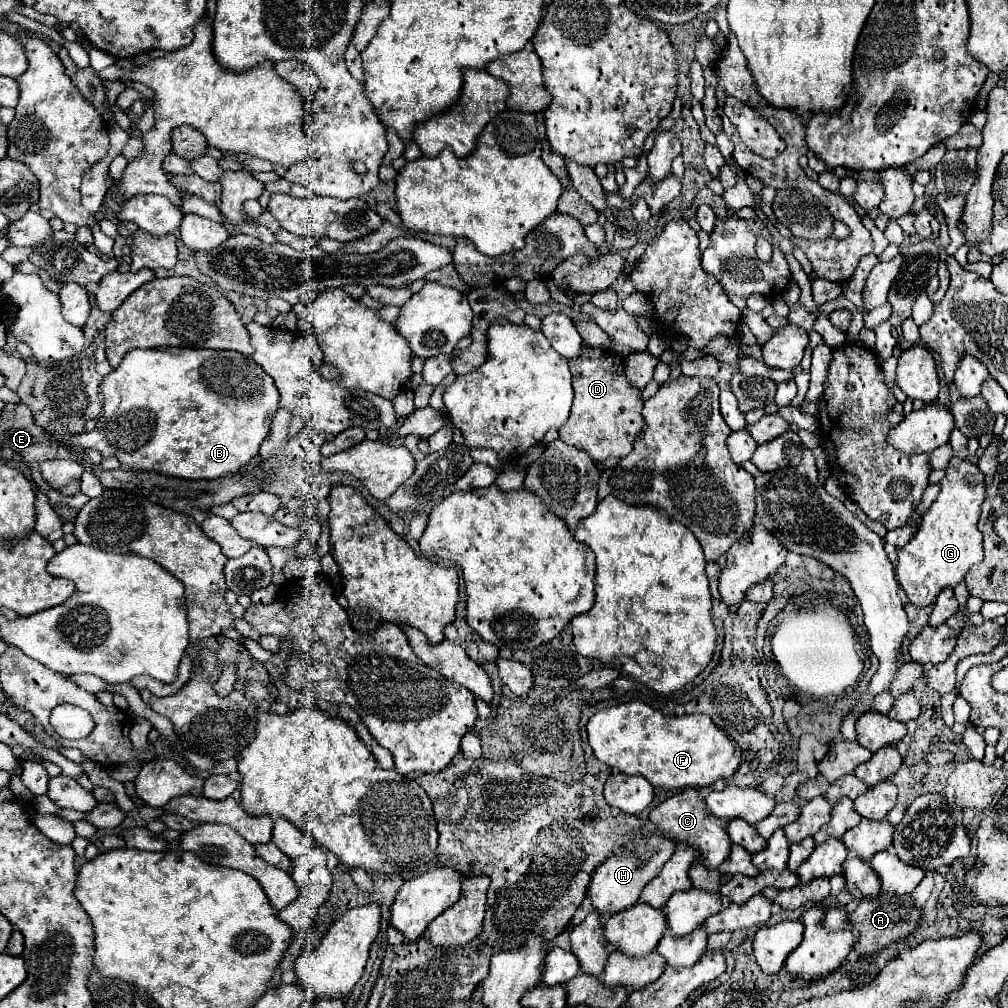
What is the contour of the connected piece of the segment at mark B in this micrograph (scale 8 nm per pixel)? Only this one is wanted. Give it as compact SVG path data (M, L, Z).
M152 348L152 350L130 350L124 360L120 362L120 366L116 370L112 370L102 386L100 392L104 396L104 410L102 416L98 418L98 424L92 432L80 434L78 438L70 438L66 444L74 446L74 450L88 450L88 448L96 448L104 458L108 454L116 456L122 462L122 468L128 466L132 470L156 470L160 474L168 474L168 476L176 476L176 478L186 478L186 480L212 480L212 478L222 478L226 474L238 472L242 470L260 450L262 440L268 436L270 432L270 422L274 412L278 410L278 388L274 386L274 380L252 360L252 356L244 356L238 352L228 352L228 350L204 350L204 348Z

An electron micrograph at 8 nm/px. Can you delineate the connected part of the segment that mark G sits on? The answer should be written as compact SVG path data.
M952 458L946 476L940 480L940 494L930 510L924 514L916 536L898 550L896 578L914 606L930 606L946 586L956 586L974 562L982 562L982 534L976 524L980 518L980 506L986 498L984 474L976 464L960 458Z

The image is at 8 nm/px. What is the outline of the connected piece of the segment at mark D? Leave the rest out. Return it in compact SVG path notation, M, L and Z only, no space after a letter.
M582 346L578 358L570 360L574 404L568 422L558 430L558 438L578 450L586 450L592 460L610 456L624 458L632 452L632 444L644 426L642 390L630 384L624 372L624 358L606 350Z

